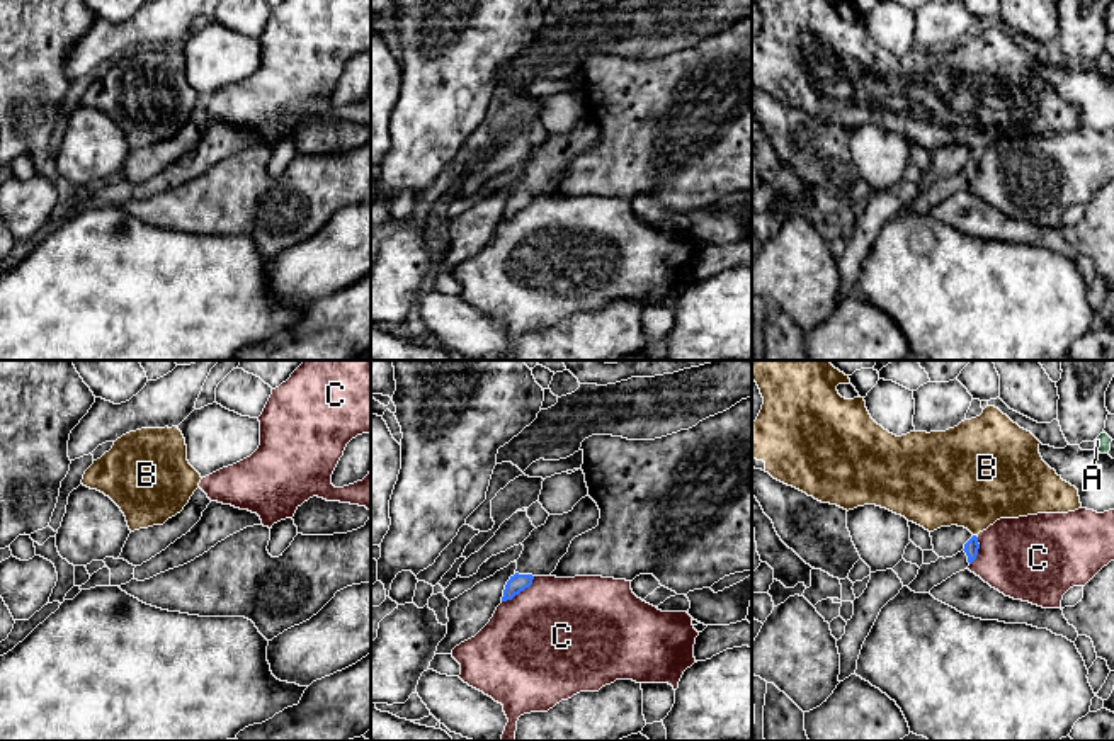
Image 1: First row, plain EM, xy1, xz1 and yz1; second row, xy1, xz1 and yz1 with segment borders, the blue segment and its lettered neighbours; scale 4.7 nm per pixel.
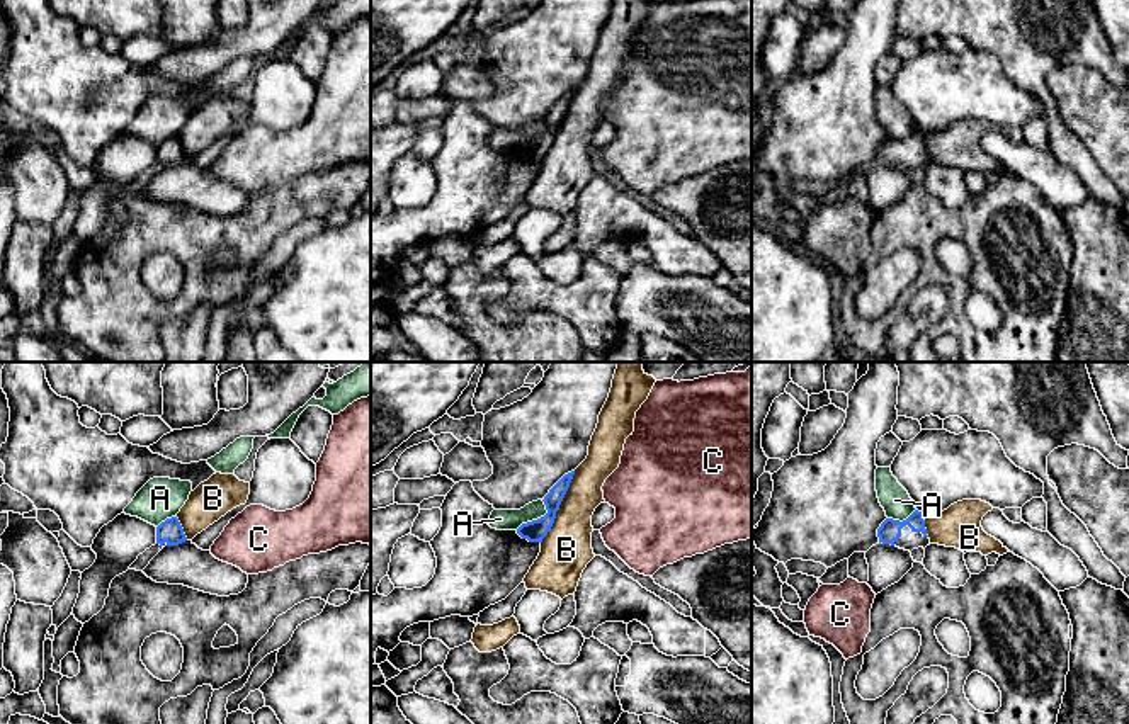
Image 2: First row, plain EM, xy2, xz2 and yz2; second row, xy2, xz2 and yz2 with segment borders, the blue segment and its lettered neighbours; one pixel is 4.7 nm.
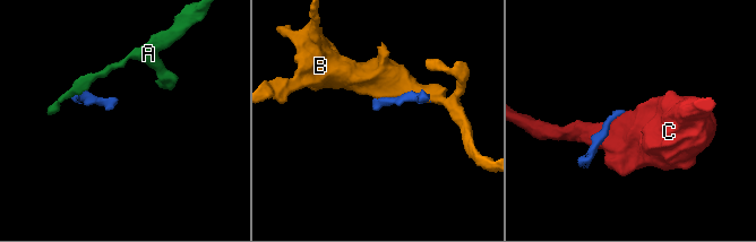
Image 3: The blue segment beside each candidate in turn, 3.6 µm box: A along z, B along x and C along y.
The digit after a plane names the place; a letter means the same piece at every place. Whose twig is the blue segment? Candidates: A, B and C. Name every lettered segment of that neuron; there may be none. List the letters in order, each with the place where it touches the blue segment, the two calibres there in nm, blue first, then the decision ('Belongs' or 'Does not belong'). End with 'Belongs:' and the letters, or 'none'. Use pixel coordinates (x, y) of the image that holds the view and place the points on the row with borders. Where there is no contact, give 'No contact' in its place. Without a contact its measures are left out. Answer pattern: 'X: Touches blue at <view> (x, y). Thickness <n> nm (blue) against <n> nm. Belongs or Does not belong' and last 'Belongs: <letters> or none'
A: Touches blue at xz2 (538, 519). Thickness 100 nm (blue) against 100 nm. Does not belong
B: Touches blue at xz2 (558, 507). Thickness 100 nm (blue) against 240 nm. Does not belong
C: Touches blue at xz1 (519, 592). Thickness 90 nm (blue) against 500 nm. Does not belong
Belongs: none

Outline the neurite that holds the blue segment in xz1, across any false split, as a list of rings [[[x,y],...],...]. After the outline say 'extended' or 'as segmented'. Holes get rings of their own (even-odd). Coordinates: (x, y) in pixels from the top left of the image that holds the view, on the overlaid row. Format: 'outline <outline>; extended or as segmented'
outline [[[590,496],[582,498],[568,513],[549,515],[546,523],[522,542],[524,551],[515,561],[517,569],[505,585],[502,602],[529,588],[536,576],[549,576],[568,552],[571,540],[595,529],[599,518],[600,510]]]; extended

